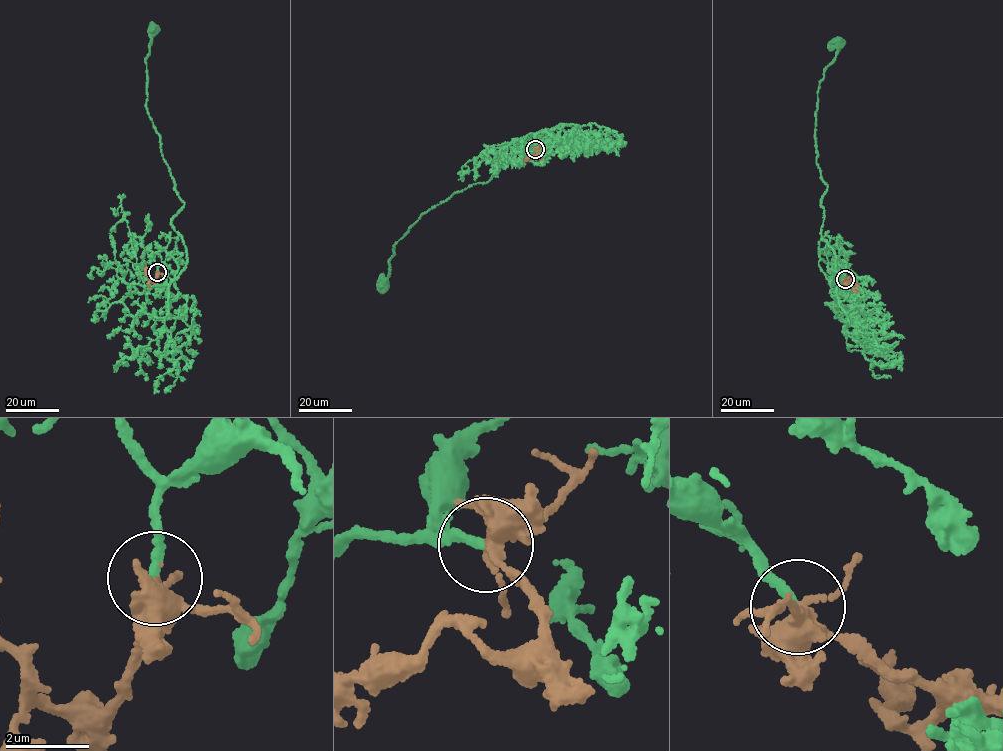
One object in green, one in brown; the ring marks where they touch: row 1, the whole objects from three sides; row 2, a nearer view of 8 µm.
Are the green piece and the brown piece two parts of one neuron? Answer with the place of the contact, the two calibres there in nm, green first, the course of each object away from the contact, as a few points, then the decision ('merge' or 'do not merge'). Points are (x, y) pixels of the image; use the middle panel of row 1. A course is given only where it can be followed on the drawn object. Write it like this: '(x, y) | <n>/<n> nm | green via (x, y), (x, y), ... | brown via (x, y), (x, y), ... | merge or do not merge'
(535, 149) | 200/280 nm | green via (535, 149), (567, 135), (558, 127), (547, 142), (513, 148), (485, 183), (422, 213), (382, 284) | brown via (535, 149), (539, 153), (536, 156), (523, 160) | merge

